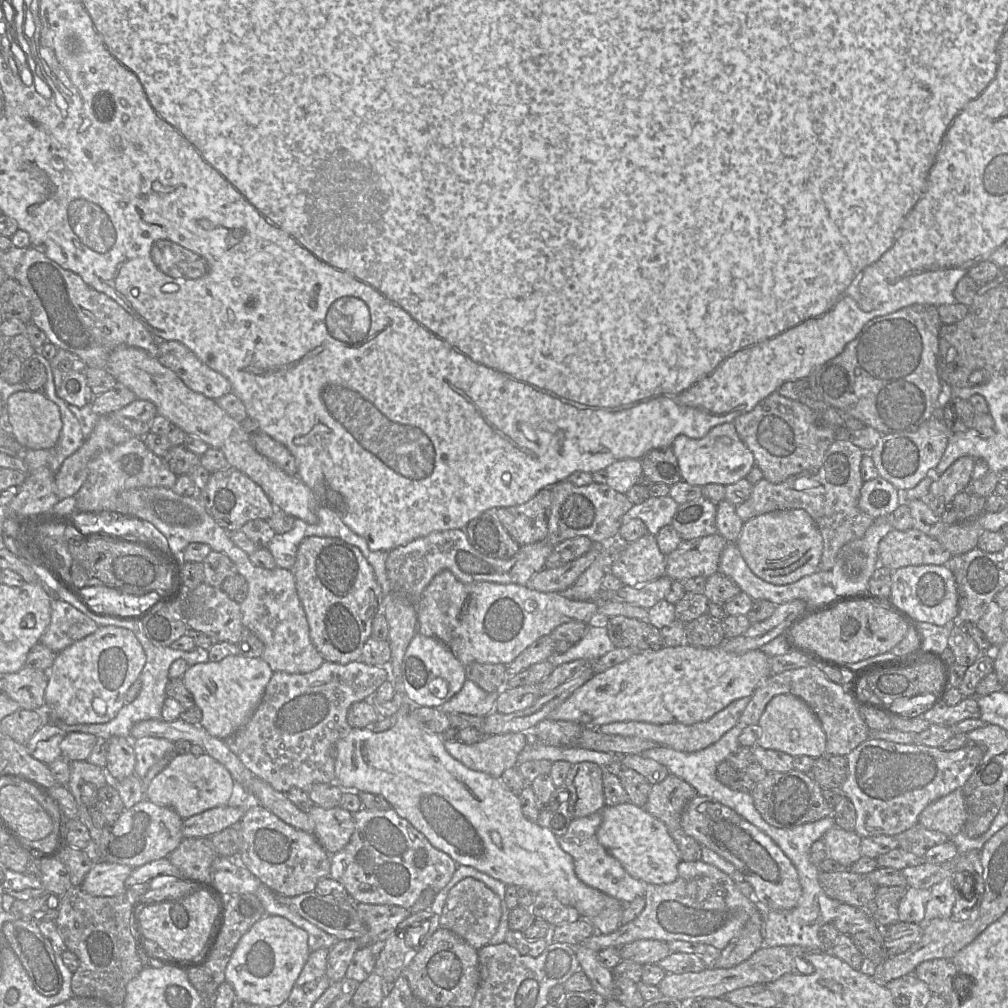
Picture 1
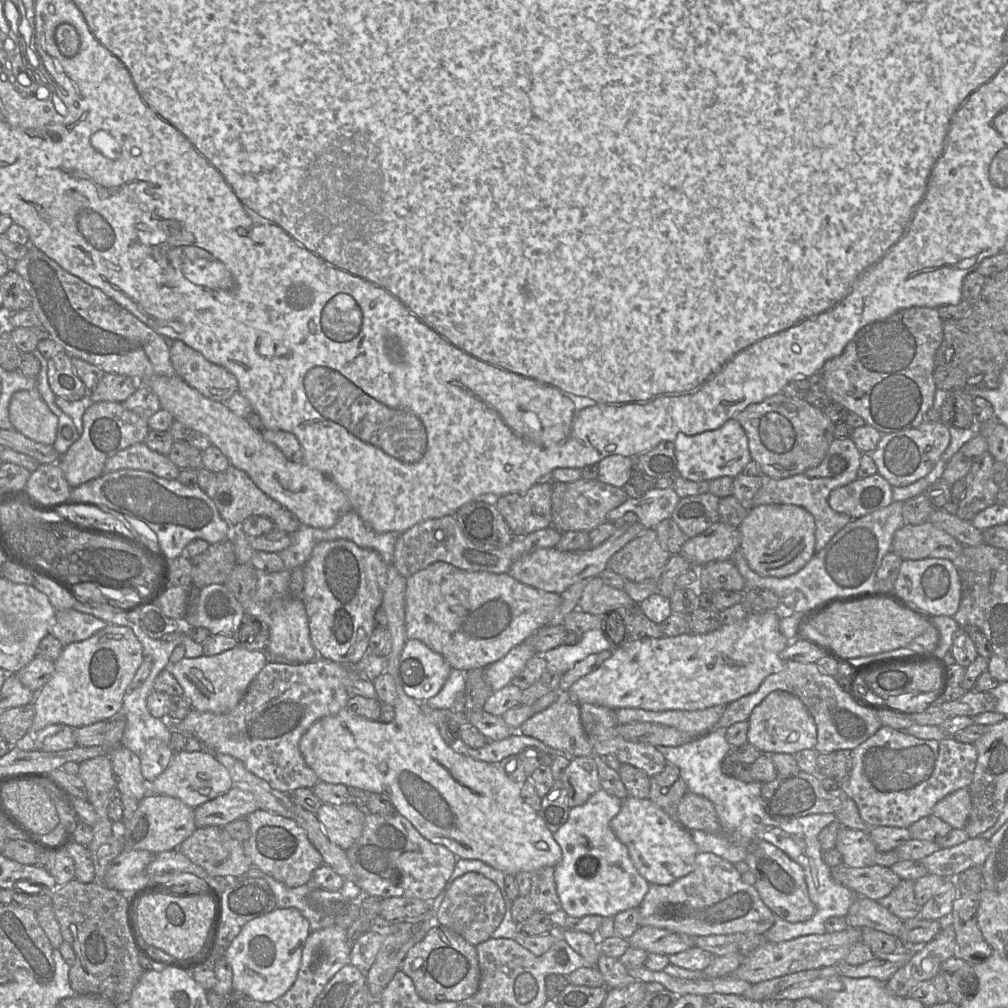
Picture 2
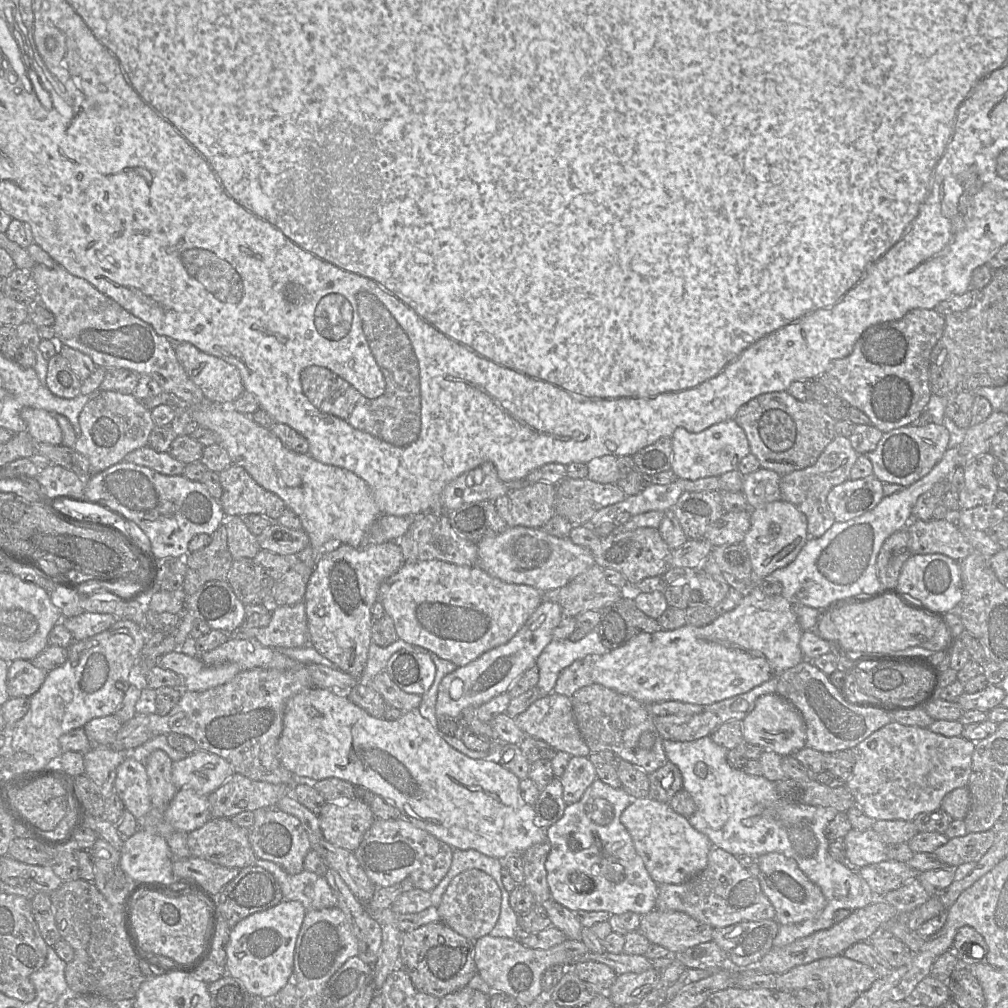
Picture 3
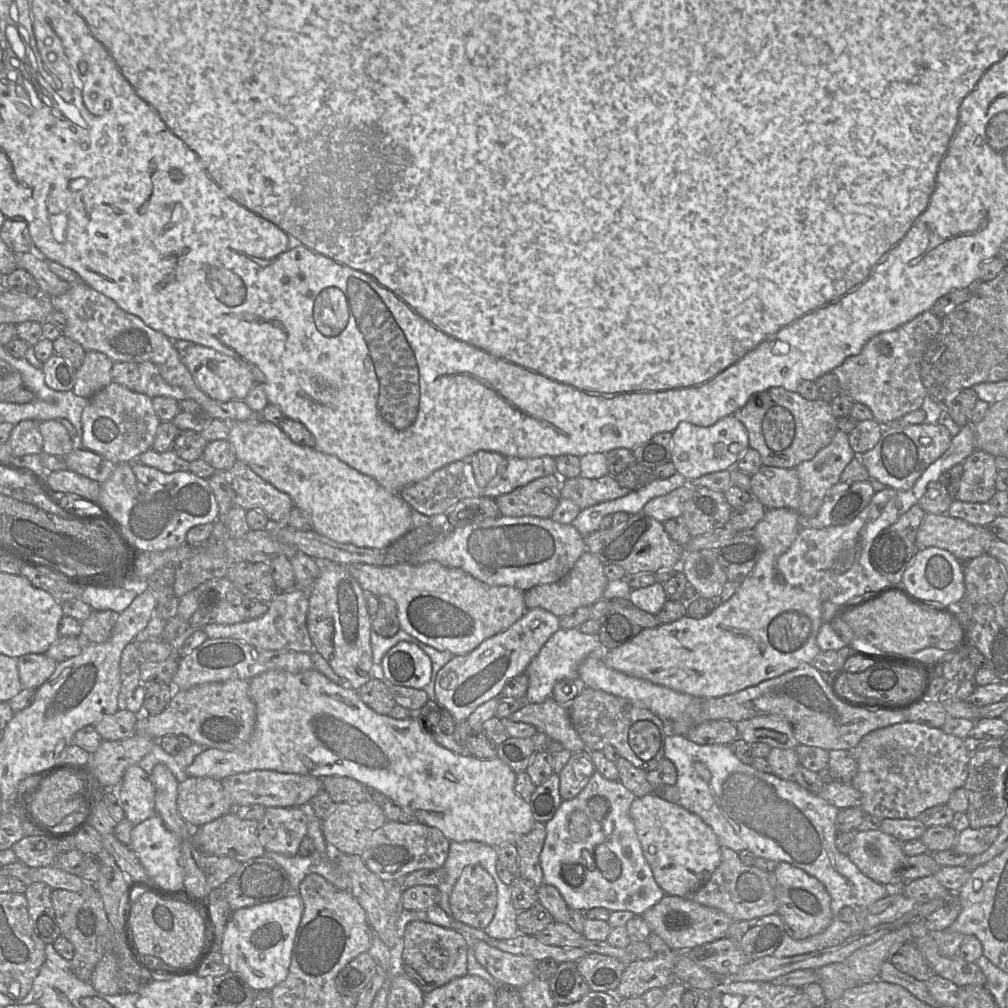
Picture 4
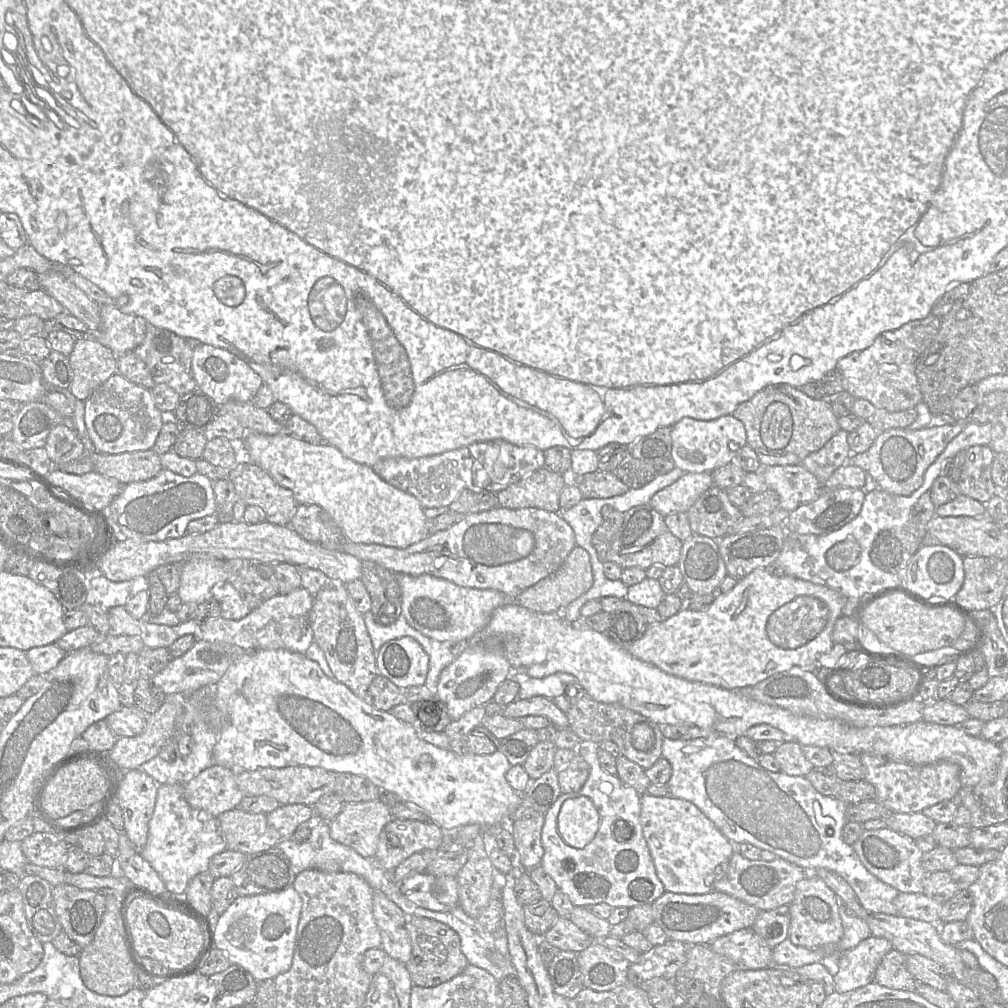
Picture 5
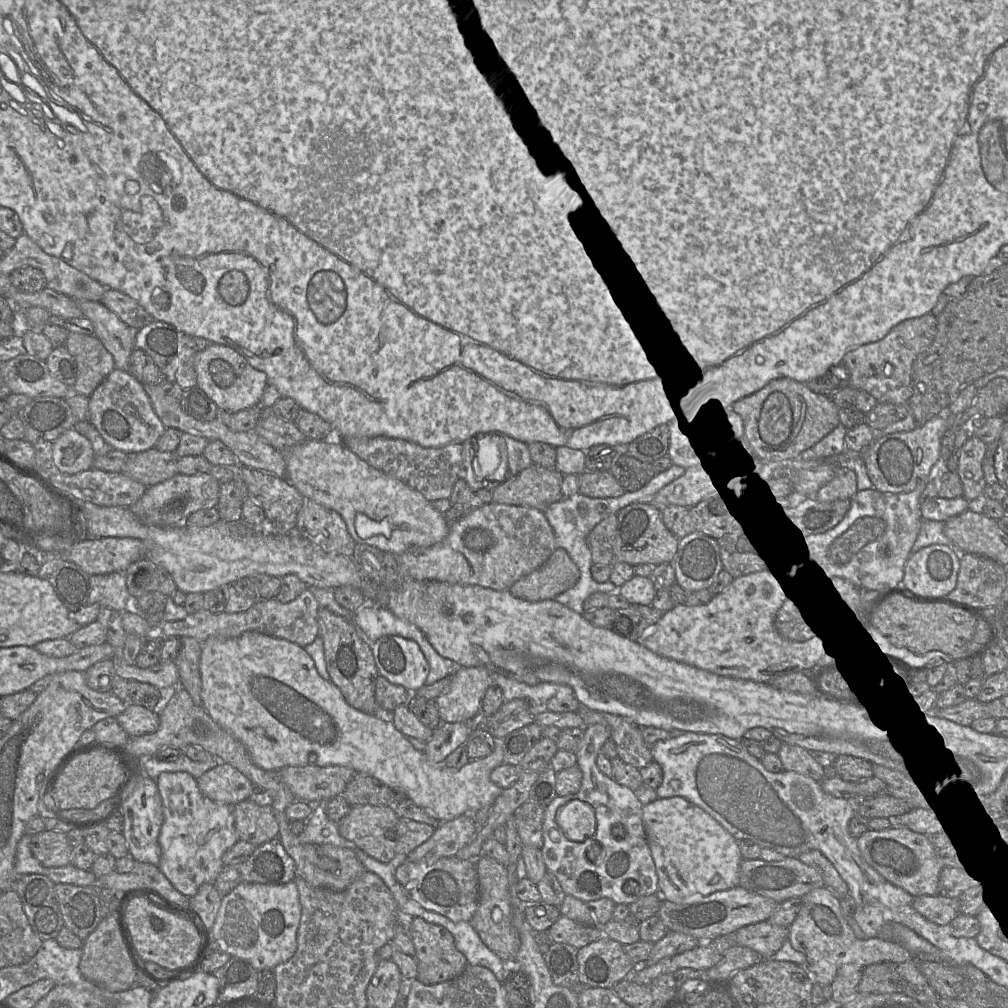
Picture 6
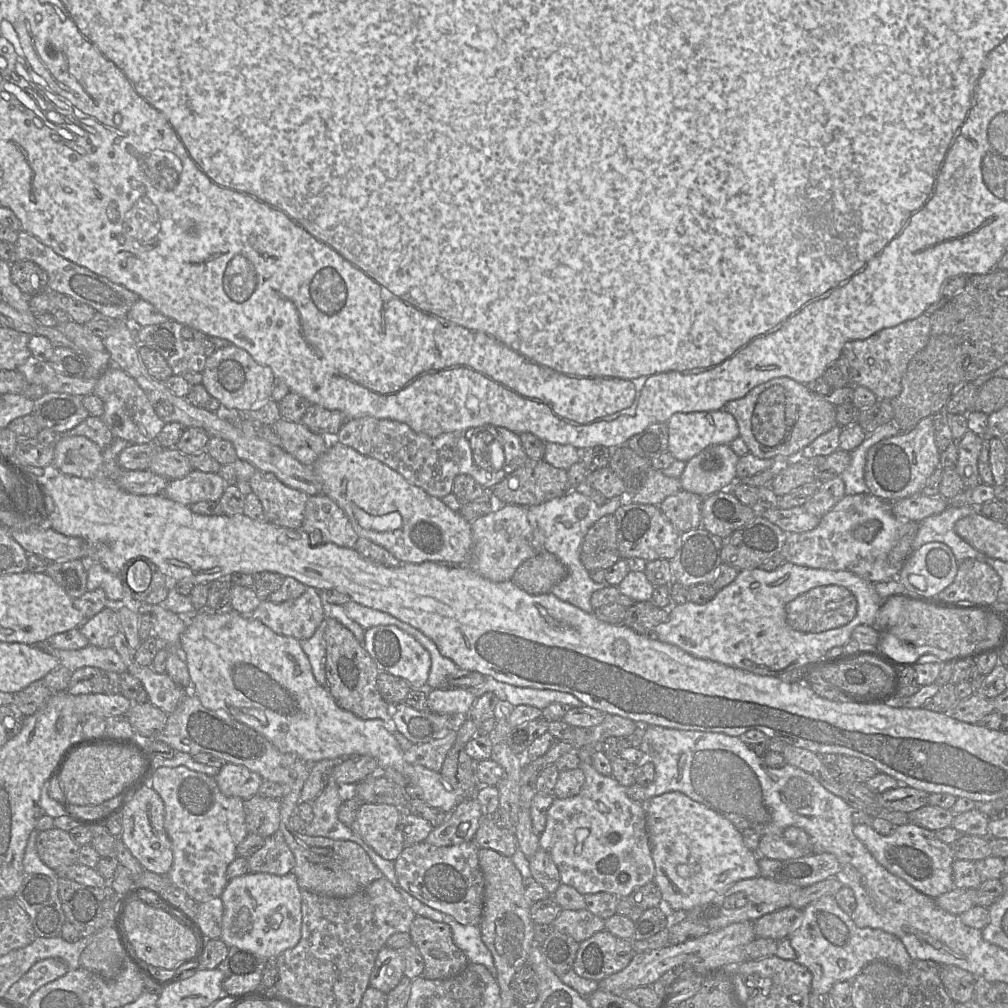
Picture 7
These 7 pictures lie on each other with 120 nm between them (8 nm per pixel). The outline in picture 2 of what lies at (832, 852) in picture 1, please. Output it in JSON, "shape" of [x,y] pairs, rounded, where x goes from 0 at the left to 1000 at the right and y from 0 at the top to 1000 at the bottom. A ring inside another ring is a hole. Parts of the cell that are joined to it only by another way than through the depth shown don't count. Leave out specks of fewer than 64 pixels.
{"shape":[[[834,820],[828,841],[835,847],[836,857],[845,861],[868,858],[870,842],[861,824]]]}

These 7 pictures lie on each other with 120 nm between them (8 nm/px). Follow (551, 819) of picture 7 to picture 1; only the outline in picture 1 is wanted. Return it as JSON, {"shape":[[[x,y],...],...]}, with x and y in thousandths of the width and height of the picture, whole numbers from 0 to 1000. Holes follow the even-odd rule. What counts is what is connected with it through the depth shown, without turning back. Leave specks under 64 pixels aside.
{"shape":[[[596,806],[577,812],[569,812],[562,827],[554,831],[555,839],[568,851],[569,863],[575,874],[618,897],[624,897],[631,890],[640,889],[643,877],[624,868],[616,856],[593,835],[591,825],[596,814]]]}

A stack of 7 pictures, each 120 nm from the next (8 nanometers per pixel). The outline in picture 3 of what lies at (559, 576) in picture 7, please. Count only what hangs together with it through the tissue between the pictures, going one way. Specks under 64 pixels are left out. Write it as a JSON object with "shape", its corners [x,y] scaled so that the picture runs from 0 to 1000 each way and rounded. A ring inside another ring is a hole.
{"shape":[[[589,560],[559,582],[539,587],[539,595],[554,598],[559,611],[572,611],[583,605],[596,605],[622,588],[603,577],[599,564]]]}

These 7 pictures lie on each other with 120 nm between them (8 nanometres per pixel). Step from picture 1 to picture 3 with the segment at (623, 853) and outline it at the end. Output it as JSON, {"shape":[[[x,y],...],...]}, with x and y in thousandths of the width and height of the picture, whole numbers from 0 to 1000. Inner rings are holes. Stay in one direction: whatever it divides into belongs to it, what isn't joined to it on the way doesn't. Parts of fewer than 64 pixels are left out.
{"shape":[[[644,791],[628,793],[615,810],[633,848],[646,871],[653,877],[677,877],[699,862],[706,838],[684,813],[671,807],[662,797]]]}

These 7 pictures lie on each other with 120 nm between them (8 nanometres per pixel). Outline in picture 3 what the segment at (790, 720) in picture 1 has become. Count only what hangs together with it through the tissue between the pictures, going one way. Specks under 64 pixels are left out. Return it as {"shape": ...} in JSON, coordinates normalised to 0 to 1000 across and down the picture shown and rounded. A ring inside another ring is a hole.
{"shape":[[[760,688],[751,693],[748,703],[736,714],[736,727],[738,736],[776,751],[788,749],[800,740],[800,719],[796,709],[784,695],[772,688]]]}

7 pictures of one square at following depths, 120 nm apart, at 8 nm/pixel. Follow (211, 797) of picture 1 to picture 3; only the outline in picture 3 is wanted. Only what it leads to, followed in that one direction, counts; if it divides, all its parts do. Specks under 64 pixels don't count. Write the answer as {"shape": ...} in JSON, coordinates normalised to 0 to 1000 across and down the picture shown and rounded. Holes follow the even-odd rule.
{"shape":[[[201,744],[171,757],[173,779],[177,783],[188,782],[201,790],[207,790],[231,768],[232,764],[226,755]]]}

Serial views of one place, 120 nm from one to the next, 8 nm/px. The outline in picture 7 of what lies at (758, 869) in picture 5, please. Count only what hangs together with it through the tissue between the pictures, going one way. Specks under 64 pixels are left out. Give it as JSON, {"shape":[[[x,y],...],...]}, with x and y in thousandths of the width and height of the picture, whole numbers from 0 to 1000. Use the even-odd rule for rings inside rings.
{"shape":[[[820,845],[782,853],[753,850],[752,858],[754,869],[771,875],[785,876],[794,881],[829,869],[833,864],[830,850]]]}

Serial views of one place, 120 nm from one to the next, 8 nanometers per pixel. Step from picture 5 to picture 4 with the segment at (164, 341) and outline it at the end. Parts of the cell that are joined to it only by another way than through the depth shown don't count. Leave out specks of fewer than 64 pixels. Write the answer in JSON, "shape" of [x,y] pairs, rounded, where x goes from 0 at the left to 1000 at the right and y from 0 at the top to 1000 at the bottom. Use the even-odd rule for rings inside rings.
{"shape":[[[150,359],[138,361],[139,380],[133,388],[142,390],[150,396],[157,393],[166,393],[177,399],[186,396],[186,391],[176,383],[167,381],[159,372],[157,364]]]}

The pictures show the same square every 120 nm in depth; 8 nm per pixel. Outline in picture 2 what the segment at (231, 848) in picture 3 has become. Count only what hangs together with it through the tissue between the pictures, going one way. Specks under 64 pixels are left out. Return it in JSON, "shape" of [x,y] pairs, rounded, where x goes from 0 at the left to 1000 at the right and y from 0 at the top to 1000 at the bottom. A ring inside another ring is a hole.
{"shape":[[[222,820],[195,821],[176,842],[209,869],[239,870],[251,860],[249,852],[243,846],[242,837],[230,831]]]}

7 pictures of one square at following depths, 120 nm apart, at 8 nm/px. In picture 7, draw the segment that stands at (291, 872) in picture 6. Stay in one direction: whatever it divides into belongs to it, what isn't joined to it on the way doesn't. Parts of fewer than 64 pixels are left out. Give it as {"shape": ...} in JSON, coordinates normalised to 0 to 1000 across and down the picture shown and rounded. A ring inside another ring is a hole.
{"shape":[[[276,823],[263,831],[262,838],[246,851],[247,865],[283,868],[291,864],[293,849]]]}

